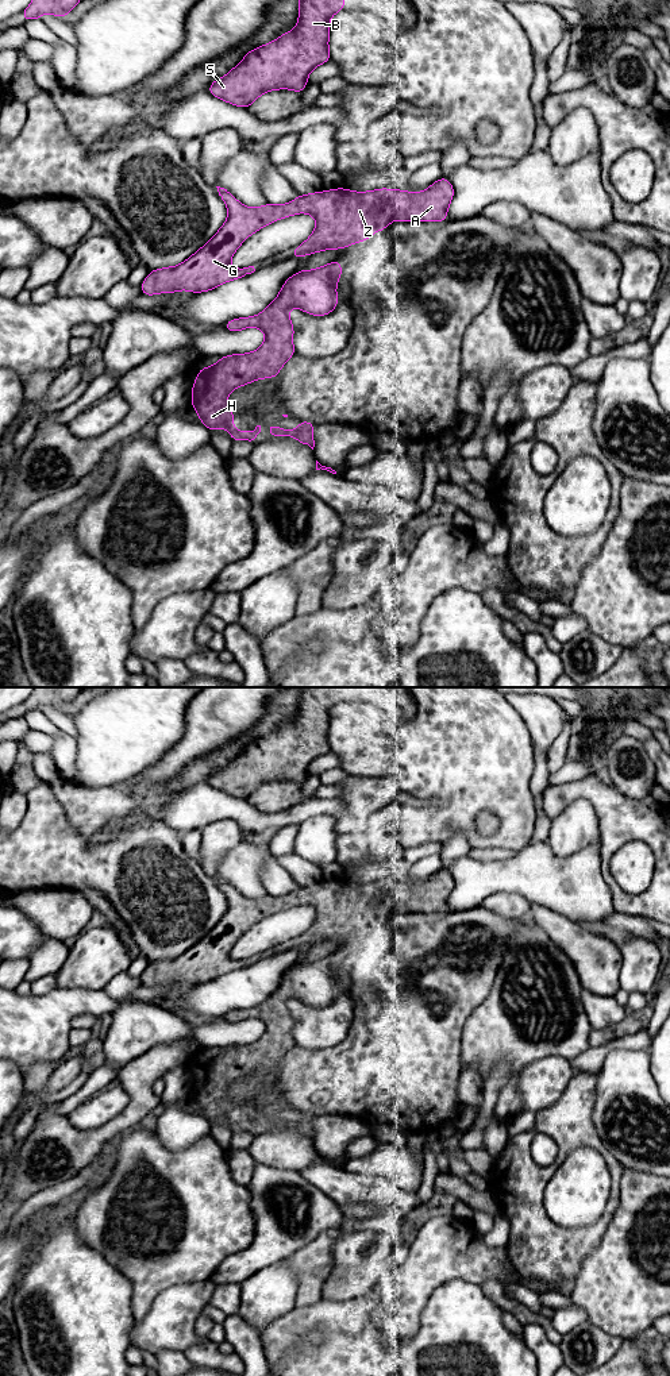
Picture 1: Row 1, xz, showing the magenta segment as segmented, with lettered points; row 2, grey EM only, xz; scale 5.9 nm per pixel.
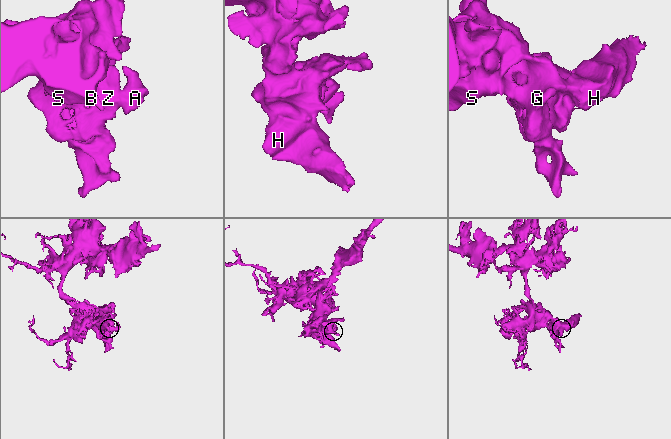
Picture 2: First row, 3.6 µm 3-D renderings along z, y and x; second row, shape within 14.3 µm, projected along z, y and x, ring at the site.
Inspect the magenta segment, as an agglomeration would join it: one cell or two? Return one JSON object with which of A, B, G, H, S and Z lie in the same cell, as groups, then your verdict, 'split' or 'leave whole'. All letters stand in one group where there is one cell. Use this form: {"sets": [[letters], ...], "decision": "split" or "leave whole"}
{"sets": [["A", "B", "G", "H", "S", "Z"]], "decision": "leave whole"}

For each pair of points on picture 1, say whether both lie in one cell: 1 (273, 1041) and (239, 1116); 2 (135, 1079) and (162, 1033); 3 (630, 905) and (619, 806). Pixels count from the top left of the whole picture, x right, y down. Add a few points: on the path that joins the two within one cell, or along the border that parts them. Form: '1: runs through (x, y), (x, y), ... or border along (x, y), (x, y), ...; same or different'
1: runs through (250, 1057), (239, 1060), (220, 1079), (220, 1095); same
2: border along (185, 1043), (158, 1044), (127, 1064); different
3: runs through (611, 881), (605, 871), (605, 854), (615, 831); same

